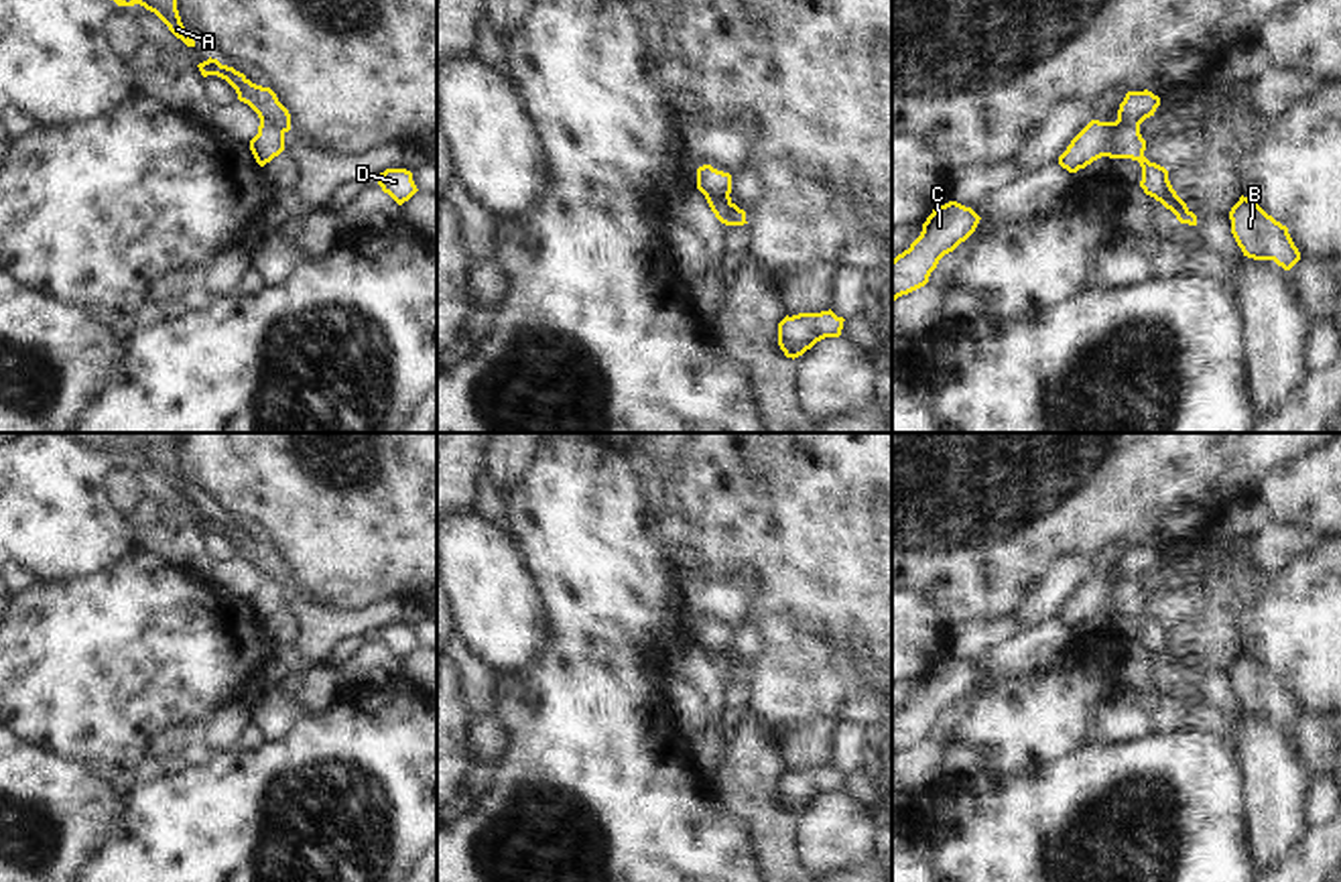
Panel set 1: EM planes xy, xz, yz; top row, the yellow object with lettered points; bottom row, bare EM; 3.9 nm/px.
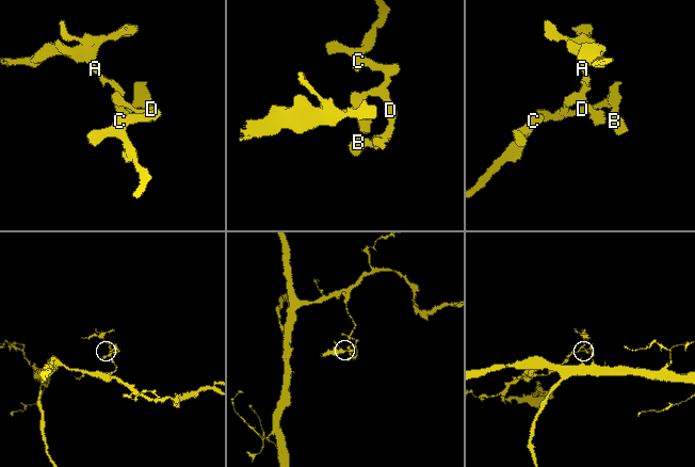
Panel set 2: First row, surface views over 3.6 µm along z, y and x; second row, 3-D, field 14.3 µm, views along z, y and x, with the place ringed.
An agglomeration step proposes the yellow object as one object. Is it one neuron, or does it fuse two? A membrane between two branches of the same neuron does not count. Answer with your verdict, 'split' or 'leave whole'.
split

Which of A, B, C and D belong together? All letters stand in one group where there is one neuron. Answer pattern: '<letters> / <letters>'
A / B C D

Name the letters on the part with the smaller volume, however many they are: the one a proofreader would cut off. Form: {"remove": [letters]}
{"remove": ["A"]}

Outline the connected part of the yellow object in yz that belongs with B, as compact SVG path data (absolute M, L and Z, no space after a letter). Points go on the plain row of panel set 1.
M1241 650L1231 663L1229 675L1231 689L1243 711L1274 715L1284 726L1290 726L1300 715L1288 683L1268 671L1256 656Z

